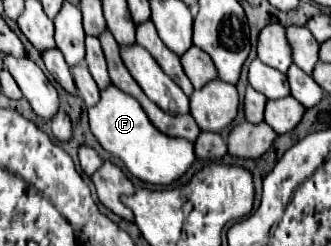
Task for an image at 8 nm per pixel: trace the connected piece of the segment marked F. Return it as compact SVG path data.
M112 83L100 91L100 103L88 109L88 121L90 131L98 143L118 157L140 181L152 185L170 185L186 173L196 157L192 143L186 143L186 139L170 139L170 135L162 135L162 131L158 131L150 119L146 119L140 103L130 99L130 95L124 95L124 91L118 91L118 87Z

